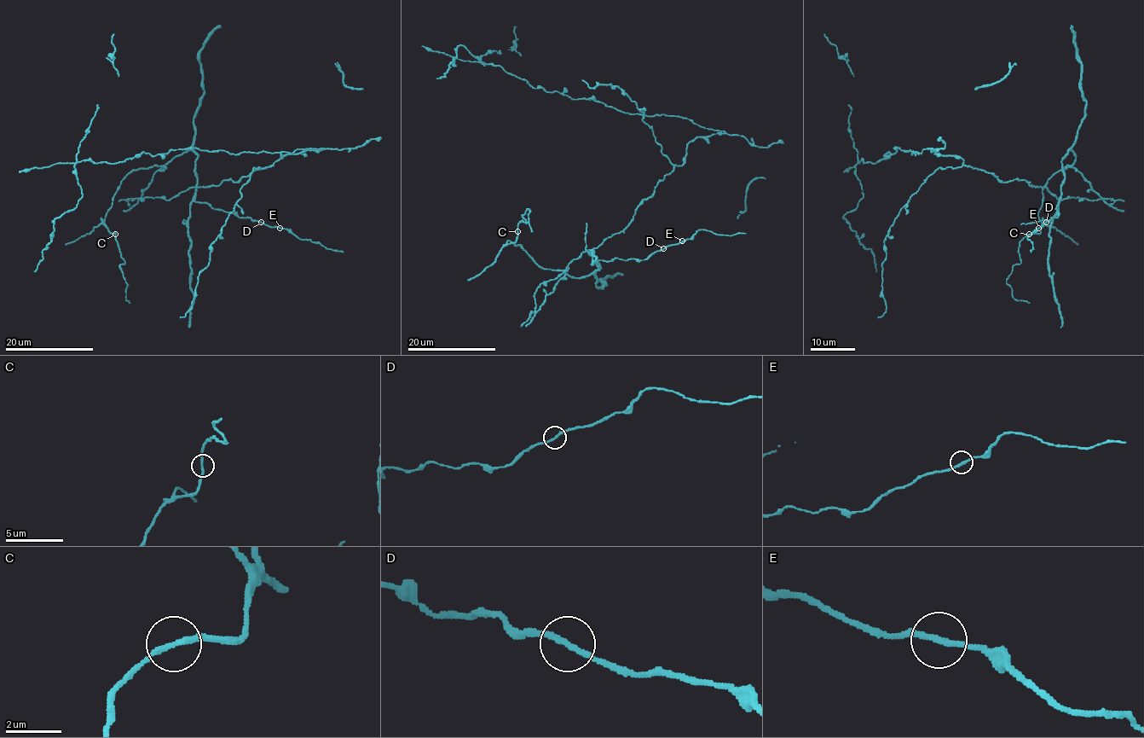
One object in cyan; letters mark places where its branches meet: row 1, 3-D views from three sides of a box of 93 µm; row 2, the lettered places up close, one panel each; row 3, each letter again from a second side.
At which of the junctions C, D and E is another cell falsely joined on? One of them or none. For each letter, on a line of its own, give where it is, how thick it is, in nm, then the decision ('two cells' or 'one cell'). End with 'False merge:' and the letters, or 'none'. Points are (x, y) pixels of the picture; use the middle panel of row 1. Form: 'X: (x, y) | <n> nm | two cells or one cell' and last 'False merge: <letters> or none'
C: (517, 231) | 190 nm | one cell
D: (663, 248) | 190 nm | one cell
E: (682, 241) | 190 nm | one cell
False merge: none

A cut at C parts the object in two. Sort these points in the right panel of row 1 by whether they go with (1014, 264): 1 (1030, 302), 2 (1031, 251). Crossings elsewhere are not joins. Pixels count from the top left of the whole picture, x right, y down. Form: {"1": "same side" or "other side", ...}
{"1": "same side", "2": "other side"}

